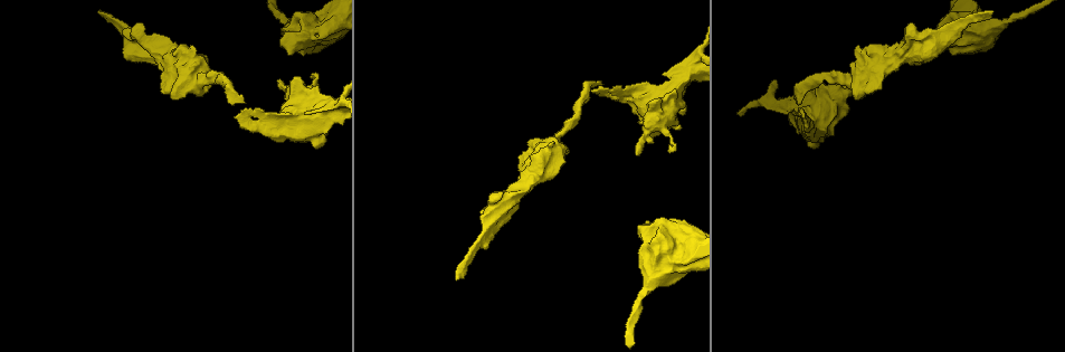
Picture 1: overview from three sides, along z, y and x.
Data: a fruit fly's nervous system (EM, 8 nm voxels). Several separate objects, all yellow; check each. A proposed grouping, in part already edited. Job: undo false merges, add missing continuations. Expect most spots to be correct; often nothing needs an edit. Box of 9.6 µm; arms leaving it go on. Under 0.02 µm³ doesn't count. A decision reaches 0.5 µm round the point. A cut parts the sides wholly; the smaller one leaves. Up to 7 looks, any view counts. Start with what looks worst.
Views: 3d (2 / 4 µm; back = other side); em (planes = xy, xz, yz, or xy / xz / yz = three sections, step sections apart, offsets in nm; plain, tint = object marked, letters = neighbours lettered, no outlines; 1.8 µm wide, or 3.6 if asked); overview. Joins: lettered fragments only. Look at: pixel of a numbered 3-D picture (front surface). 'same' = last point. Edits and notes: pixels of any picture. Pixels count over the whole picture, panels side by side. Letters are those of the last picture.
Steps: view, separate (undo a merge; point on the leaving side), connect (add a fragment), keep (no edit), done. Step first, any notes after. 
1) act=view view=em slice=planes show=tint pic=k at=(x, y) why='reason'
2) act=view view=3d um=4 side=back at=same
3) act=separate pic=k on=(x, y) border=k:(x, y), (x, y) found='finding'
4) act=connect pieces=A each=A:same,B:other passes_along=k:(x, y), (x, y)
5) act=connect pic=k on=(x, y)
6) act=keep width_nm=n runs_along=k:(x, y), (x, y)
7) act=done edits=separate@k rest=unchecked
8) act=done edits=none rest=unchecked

act=view view=3d um=2 pic=1 at=(603, 84) why='long arm stops here'

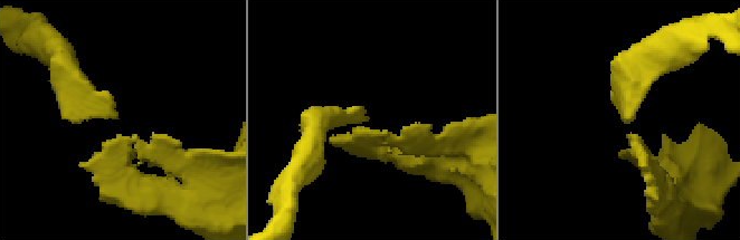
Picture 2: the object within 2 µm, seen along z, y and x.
act=view view=em slice=xz step=16 show=tint pic=2 at=(368, 118)

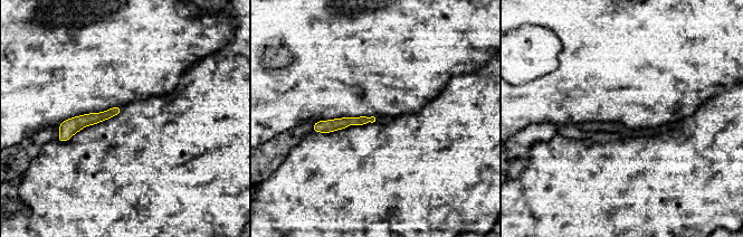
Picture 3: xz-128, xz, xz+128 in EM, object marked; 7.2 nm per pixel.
act=view view=em slice=yz step=8 show=letters at=same

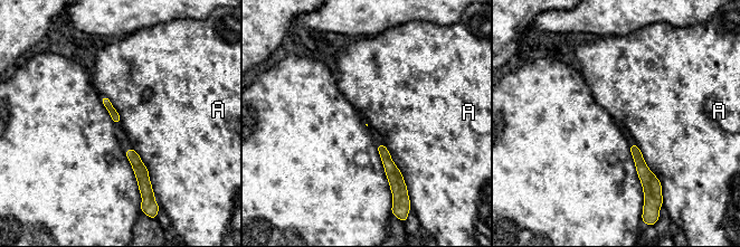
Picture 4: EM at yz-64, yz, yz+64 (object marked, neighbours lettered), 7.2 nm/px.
act=keep each=A:other found='no lettered fragment goes on from it'

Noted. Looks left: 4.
act=view view=em slice=planes show=letters pic=1 at=(694, 68) why='sharp bend'

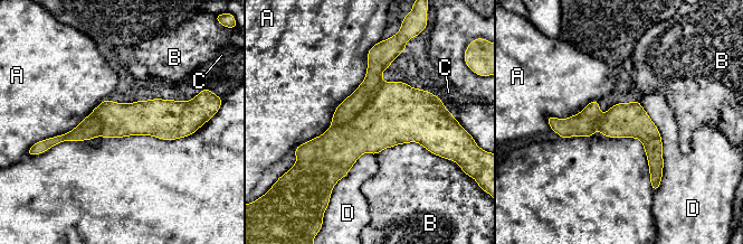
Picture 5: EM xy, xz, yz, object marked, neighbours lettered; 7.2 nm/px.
act=keep each=A:other,B:other,C:other,D:other found='continuous, no second neuron'

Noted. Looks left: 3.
act=view view=em slice=yz step=16 show=tint pic=1 at=(289, 52) why='thick end'

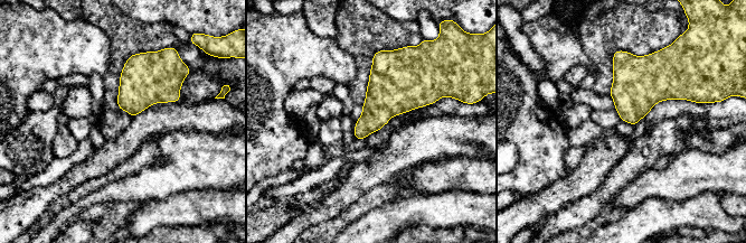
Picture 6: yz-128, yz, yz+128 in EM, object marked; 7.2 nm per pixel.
act=view view=em slice=planes show=letters at=same

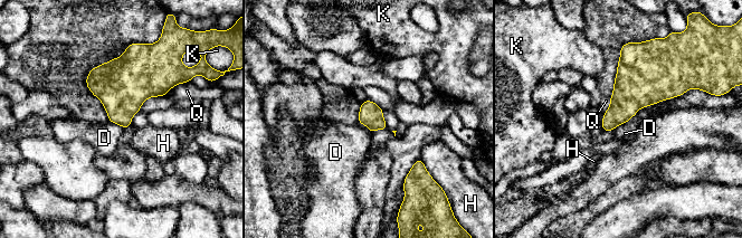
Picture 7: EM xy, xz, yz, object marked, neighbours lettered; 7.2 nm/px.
act=keep longest_contact=D:460nm each=D:other,H:other,K:other,Q:other found='no lettered fragment goes on from it'

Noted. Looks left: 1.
act=done edits=none rest=unchecked

